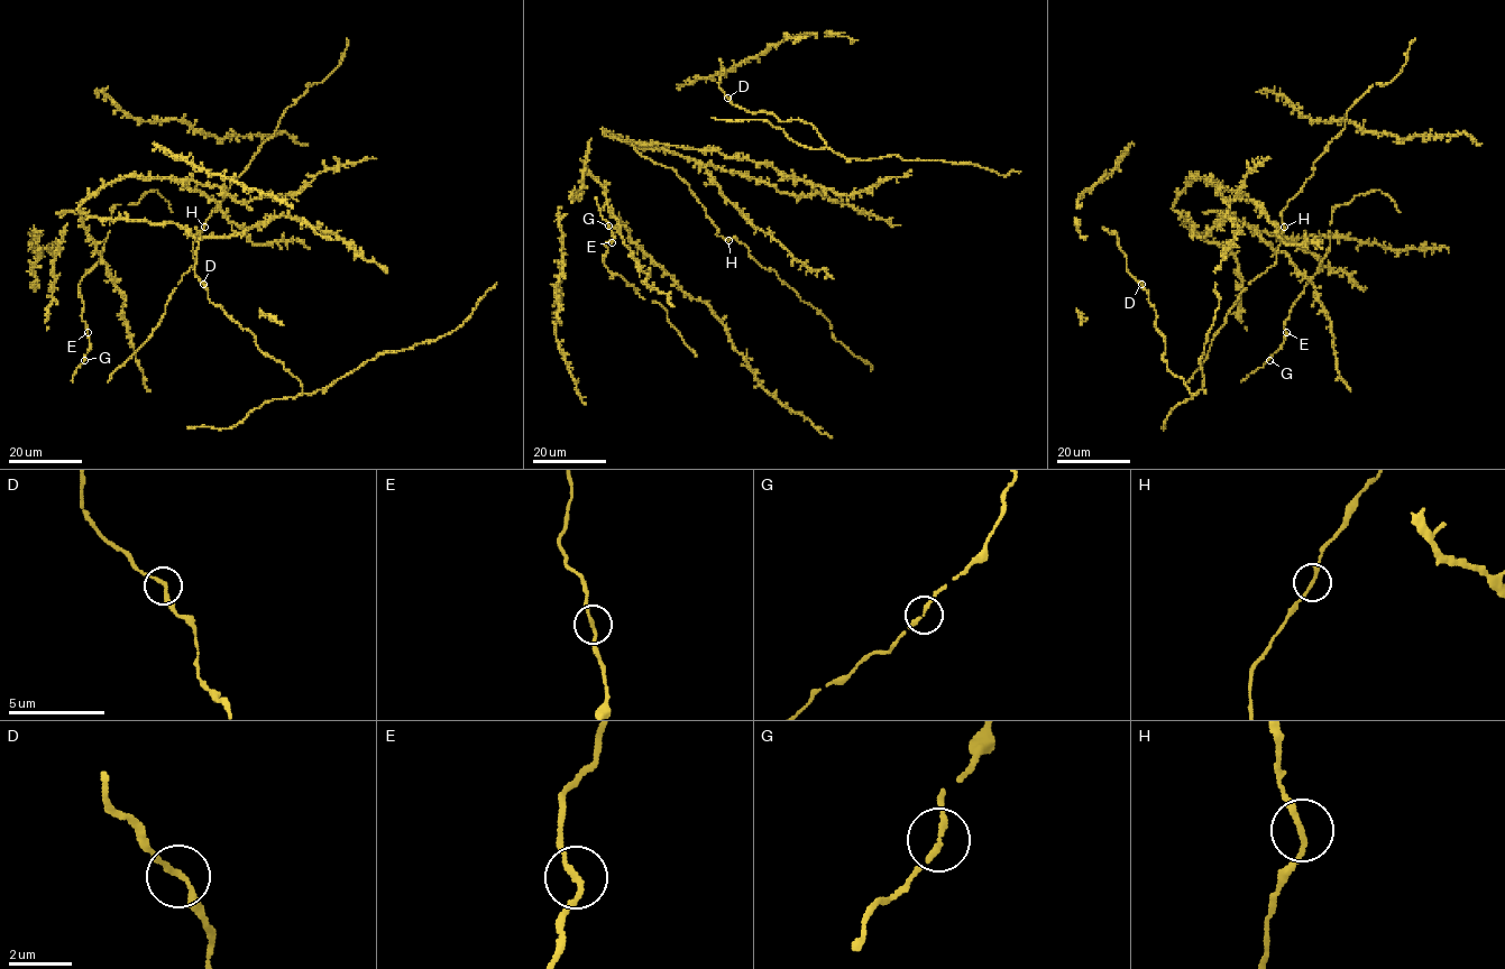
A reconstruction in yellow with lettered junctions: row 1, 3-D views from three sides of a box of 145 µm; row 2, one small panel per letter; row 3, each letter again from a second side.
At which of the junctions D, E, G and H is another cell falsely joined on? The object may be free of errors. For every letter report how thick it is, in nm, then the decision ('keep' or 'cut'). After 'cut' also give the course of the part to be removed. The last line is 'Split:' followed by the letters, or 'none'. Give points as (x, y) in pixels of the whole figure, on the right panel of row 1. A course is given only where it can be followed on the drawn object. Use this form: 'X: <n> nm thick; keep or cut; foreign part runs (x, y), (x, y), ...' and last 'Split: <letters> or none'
D: 160 nm thick; keep
E: 160 nm thick; keep
G: 170 nm thick; keep
H: 160 nm thick; keep
Split: none

